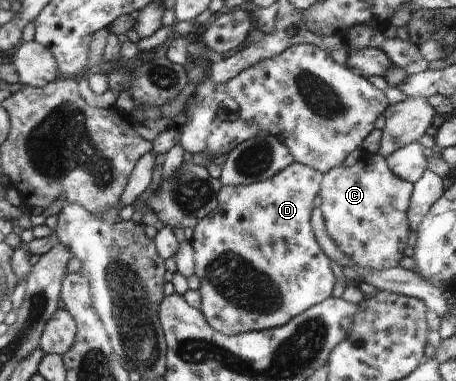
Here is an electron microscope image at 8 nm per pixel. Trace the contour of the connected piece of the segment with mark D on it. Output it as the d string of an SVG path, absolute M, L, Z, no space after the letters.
M293 161L273 178L247 186L220 188L217 193L218 207L198 222L190 240L195 274L201 281L200 311L212 329L233 336L277 328L332 295L337 279L331 261L318 245L310 223L322 178L320 171Z

